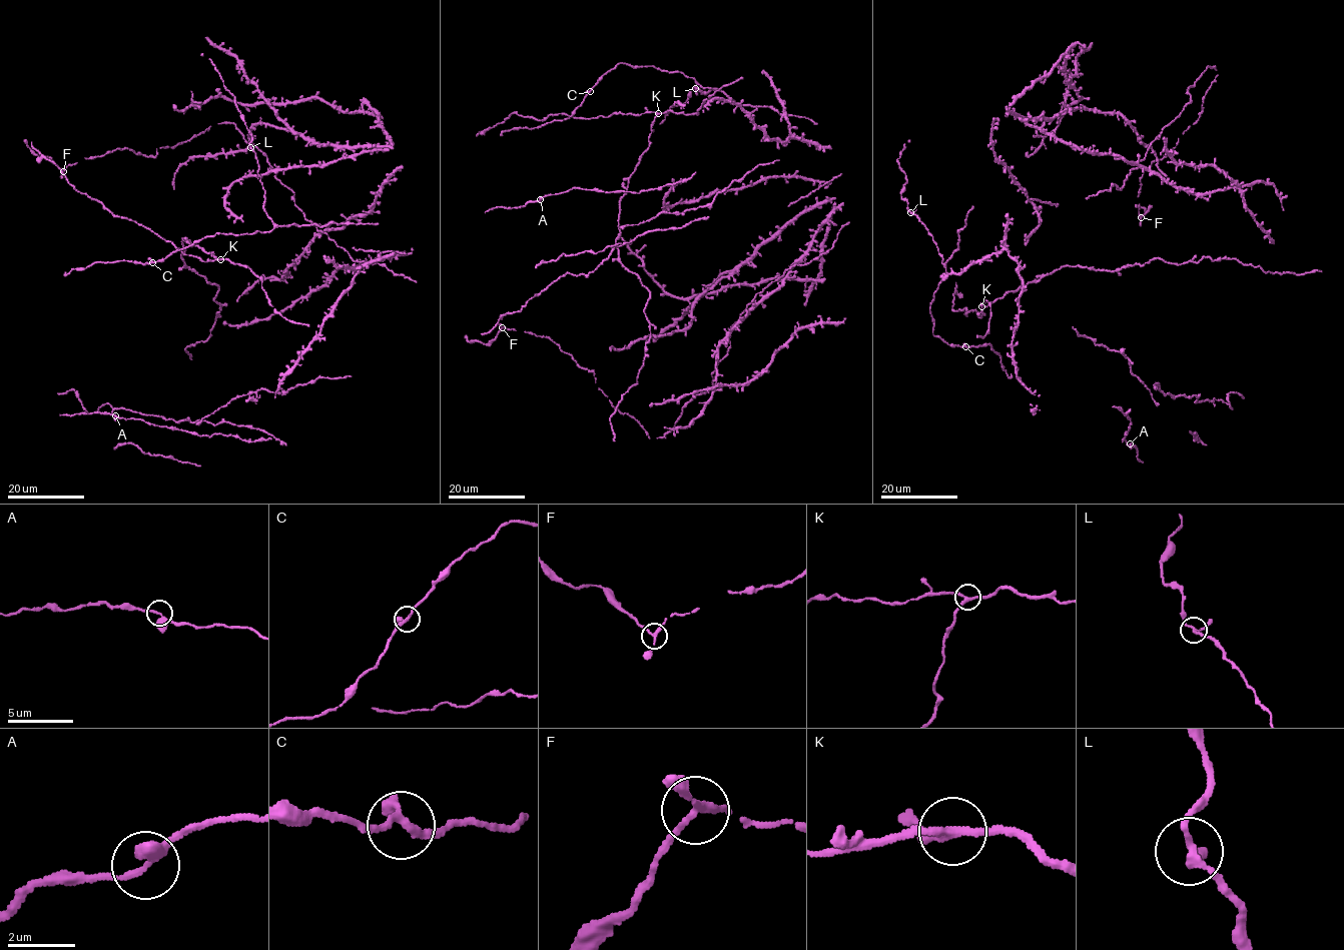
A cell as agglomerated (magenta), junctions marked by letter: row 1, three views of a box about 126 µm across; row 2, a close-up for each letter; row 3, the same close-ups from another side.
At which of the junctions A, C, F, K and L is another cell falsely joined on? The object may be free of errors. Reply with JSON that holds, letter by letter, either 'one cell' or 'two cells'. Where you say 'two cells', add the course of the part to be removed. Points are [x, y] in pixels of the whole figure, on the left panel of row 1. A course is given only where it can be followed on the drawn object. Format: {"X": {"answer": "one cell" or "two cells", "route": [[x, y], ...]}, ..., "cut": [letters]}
{"A": {"answer": "one cell"}, "C": {"answer": "one cell"}, "F": {"answer": "two cells", "route": [[64, 171], [46, 156], [39, 157], [32, 152], [25, 139]]}, "K": {"answer": "one cell"}, "L": {"answer": "one cell"}, "cut": ["F"]}

